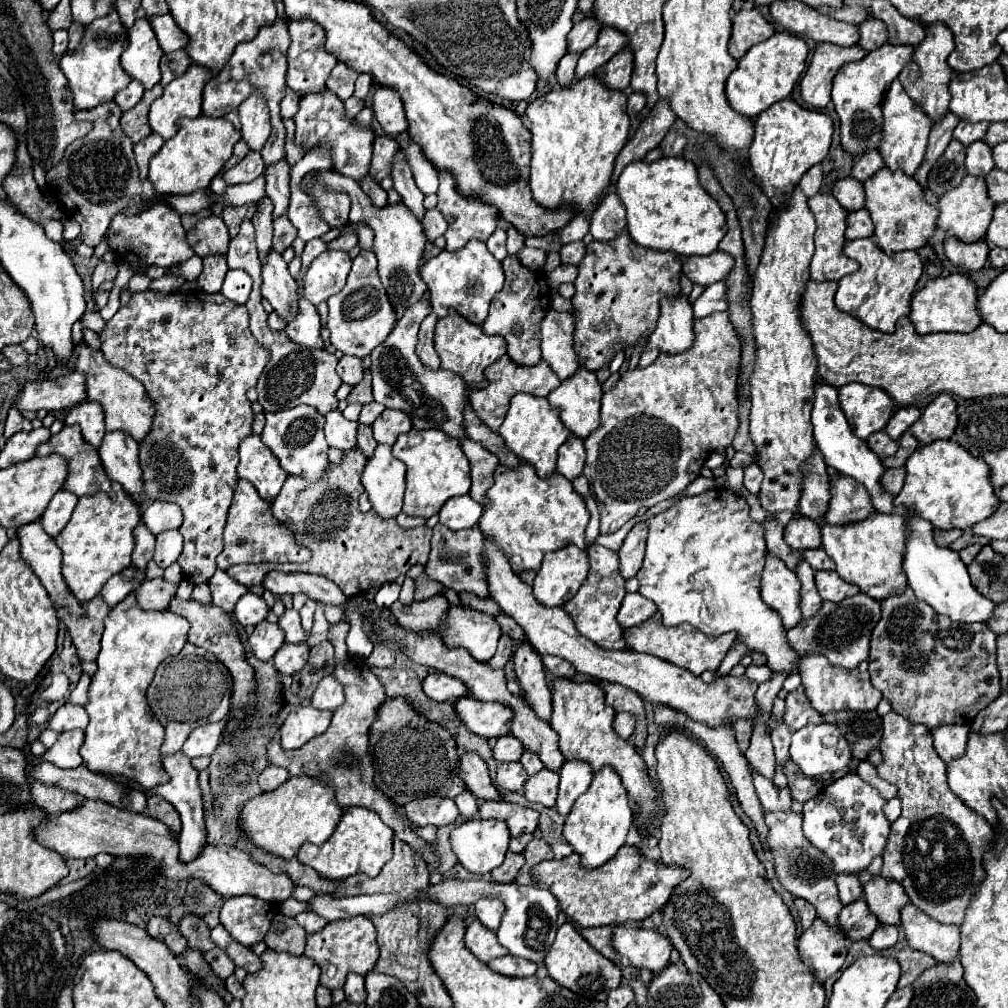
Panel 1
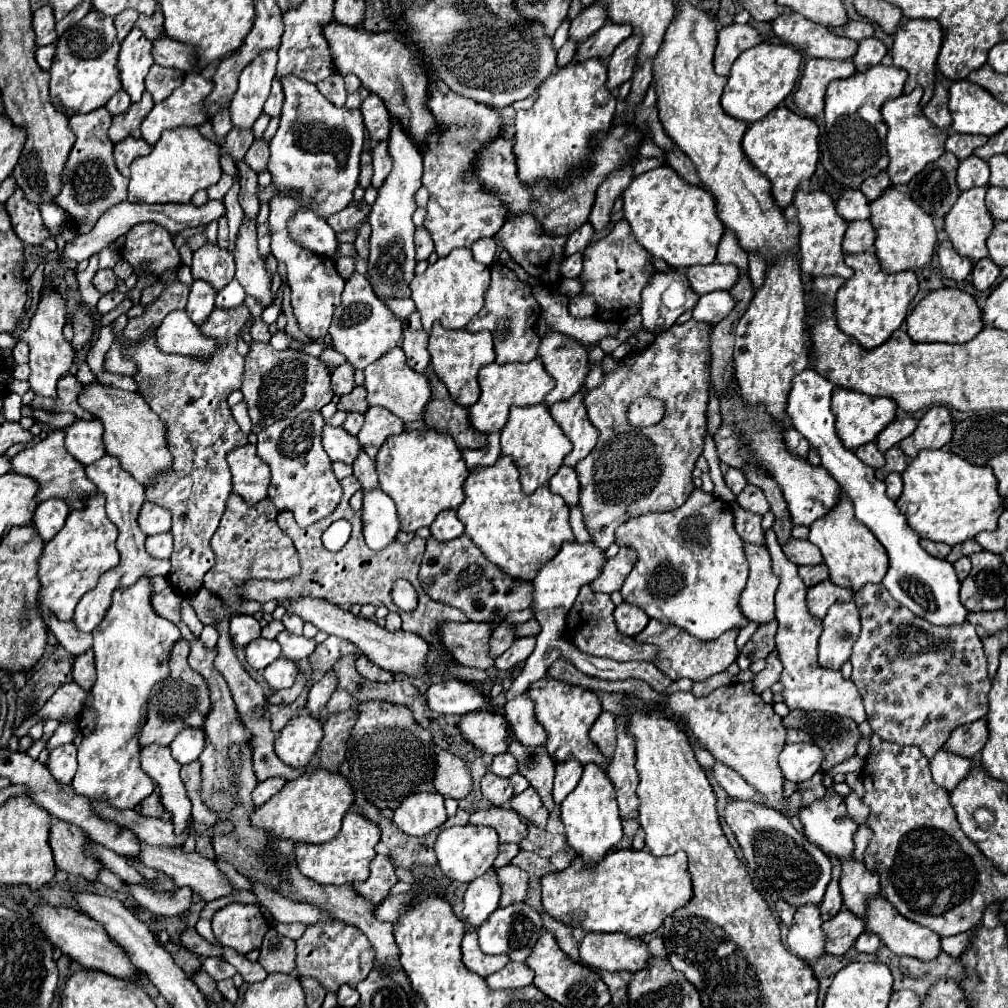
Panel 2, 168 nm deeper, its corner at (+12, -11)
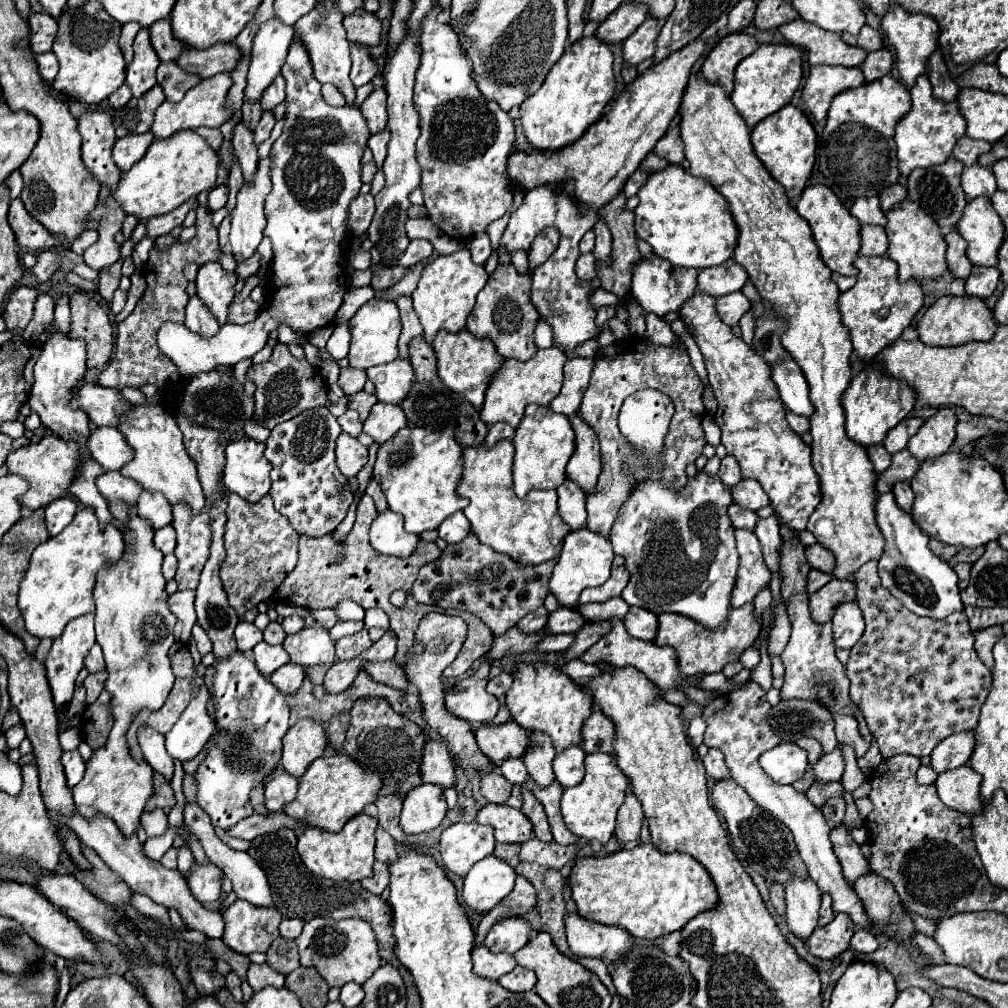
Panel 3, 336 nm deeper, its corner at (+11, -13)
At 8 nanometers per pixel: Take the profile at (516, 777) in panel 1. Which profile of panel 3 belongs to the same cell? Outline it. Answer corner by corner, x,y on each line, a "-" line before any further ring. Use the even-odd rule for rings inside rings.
490,772
490,774
482,776
480,792
488,802
504,804
512,792
512,784
508,780
504,780
504,776
500,776
498,772

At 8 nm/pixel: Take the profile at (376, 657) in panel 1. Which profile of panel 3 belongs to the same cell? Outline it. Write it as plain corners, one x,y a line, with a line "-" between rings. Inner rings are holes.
372,662
372,664
366,664
364,670
374,678
374,680
380,680
392,688
398,688
398,690
406,690
408,686
408,680
406,680
406,674
404,670
394,662

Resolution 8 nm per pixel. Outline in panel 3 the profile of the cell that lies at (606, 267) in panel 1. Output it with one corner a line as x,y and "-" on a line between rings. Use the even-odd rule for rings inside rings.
618,194
614,200
610,200
606,206
600,208
600,218
612,232
612,264
604,266
598,262
598,278
602,282
602,288
608,292
614,292
616,296
628,296
630,294
630,282
632,282
632,268
640,260
638,244
636,244
636,232
634,232
634,212
626,208
626,196

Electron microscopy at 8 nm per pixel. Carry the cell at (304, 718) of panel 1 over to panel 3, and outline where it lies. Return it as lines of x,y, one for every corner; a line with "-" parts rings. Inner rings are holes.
312,718
298,720
284,736
282,766
288,774
300,778
308,766
324,754
328,746
326,730

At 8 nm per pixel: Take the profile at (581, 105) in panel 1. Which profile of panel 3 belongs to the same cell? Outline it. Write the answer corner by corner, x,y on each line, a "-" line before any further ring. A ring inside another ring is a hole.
584,36
566,46
562,58
552,66
538,92
526,98
520,106
520,122
528,142
534,148
560,150
576,142
588,130
588,126
600,120
604,106
614,96
612,62
614,56
610,46
596,36

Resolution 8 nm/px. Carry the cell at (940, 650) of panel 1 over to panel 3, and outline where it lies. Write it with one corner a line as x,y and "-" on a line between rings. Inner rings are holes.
876,560
866,562
852,576
858,590
856,602
860,604
866,618
866,632
856,642
856,646
852,646
850,658
844,666
850,680
850,698
862,710
884,758
902,752
924,758
930,756
934,746
944,738
976,728
980,708
992,686
992,674
980,662
974,650
974,636
964,612
952,612
942,620
920,618
914,612
908,612
908,608
904,608
900,600
896,600
880,584
876,564

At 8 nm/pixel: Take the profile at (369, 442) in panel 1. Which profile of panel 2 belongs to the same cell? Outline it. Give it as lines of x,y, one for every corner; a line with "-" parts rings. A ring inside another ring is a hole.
359,450
359,458
353,462
353,476
361,482
363,490
371,490
377,486
375,462
365,454
365,450

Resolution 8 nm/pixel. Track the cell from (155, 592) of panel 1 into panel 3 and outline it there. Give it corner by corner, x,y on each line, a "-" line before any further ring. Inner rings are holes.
184,590
184,592
174,592
168,598
170,610
178,616
178,628
174,628
174,638
178,642
186,642
190,638
192,626
196,624
196,610
194,610
194,590

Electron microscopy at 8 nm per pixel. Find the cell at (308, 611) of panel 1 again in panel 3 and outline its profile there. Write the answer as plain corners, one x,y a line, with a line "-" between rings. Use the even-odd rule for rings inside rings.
288,616
282,620
282,628
286,634
296,634
300,628
304,628
304,620
300,616

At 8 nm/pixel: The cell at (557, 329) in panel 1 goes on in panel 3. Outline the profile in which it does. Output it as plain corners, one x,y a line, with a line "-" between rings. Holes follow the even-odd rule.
570,358
564,366
564,386
560,394
552,400
550,408
554,412
572,416
578,412
582,396
590,384
594,360
592,358

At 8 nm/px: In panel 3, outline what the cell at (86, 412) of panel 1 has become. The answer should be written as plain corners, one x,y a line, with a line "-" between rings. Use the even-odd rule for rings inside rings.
102,426
88,438
88,448
92,458
104,468
104,470
122,470
128,460
132,460
134,450
128,446
126,438
120,436
120,430

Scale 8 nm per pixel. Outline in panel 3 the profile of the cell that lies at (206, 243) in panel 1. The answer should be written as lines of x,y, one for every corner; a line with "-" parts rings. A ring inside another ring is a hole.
218,262
204,264
198,270
196,294
220,326
228,322
228,306
234,300
234,284
236,276
232,272
226,272

